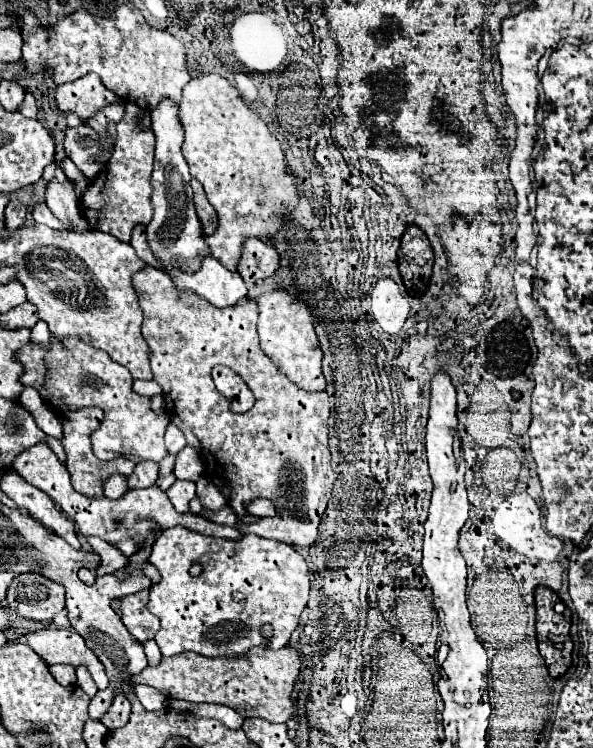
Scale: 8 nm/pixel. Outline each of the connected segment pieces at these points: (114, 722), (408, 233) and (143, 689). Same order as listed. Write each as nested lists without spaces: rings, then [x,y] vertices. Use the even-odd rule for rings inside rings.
[[[117,694],[113,706],[107,710],[107,714],[101,718],[101,722],[105,724],[107,730],[117,730],[117,728],[123,728],[127,724],[129,714],[131,714],[131,702]]]
[[[409,224],[401,236],[401,246],[397,254],[399,272],[405,288],[409,290],[411,296],[423,294],[429,284],[433,268],[433,250],[425,232],[419,226]]]
[[[141,684],[135,686],[135,694],[137,694],[139,702],[143,704],[143,708],[147,708],[147,710],[159,710],[165,706],[165,700],[167,700],[167,696],[163,696],[159,690],[155,690],[151,686],[141,686]]]

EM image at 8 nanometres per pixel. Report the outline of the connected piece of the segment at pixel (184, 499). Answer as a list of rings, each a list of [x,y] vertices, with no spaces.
[[[176,480],[168,489],[167,496],[180,514],[189,512],[189,500],[195,496],[195,482]]]

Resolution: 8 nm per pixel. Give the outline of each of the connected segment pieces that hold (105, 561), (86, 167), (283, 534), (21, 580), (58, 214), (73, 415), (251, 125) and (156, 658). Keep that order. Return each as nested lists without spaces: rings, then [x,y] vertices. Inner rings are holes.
[[[87,538],[87,542],[91,544],[91,548],[101,556],[101,568],[97,570],[97,574],[109,574],[109,570],[113,572],[115,568],[123,568],[127,566],[129,558],[123,556],[123,552],[117,552],[115,546],[107,544],[101,538]]]
[[[85,124],[75,126],[75,128],[67,128],[67,134],[65,134],[65,152],[75,162],[75,166],[87,178],[91,178],[91,180],[103,168],[101,164],[91,162],[91,156],[95,156],[99,152],[99,136],[97,136],[97,132],[93,128],[89,128]]]
[[[145,264],[143,270],[135,272],[133,280],[131,280],[137,296],[139,296],[139,304],[141,304],[141,310],[145,314],[143,318],[143,338],[145,342],[149,344],[149,360],[151,360],[151,370],[153,370],[153,380],[161,386],[163,390],[163,398],[165,398],[165,414],[169,416],[171,424],[175,424],[187,438],[187,446],[193,446],[199,450],[201,458],[205,460],[205,478],[209,478],[221,492],[223,496],[227,496],[227,504],[231,506],[233,512],[237,512],[237,520],[239,524],[235,524],[235,528],[243,534],[257,534],[257,536],[263,536],[263,538],[275,538],[275,540],[281,540],[281,542],[287,542],[291,546],[311,546],[315,540],[317,540],[317,526],[321,522],[321,516],[327,508],[327,502],[331,498],[331,490],[333,490],[333,482],[335,482],[335,474],[333,474],[333,468],[331,468],[331,454],[329,454],[329,446],[327,446],[327,418],[329,418],[329,396],[327,392],[303,392],[303,388],[299,388],[297,384],[291,384],[291,380],[287,380],[287,376],[283,376],[283,372],[279,372],[279,368],[275,368],[275,364],[271,364],[269,356],[261,350],[259,346],[259,334],[257,334],[257,318],[259,318],[259,310],[257,310],[257,304],[255,300],[251,298],[241,298],[237,304],[233,306],[227,306],[227,308],[213,308],[207,300],[203,300],[201,296],[193,294],[193,292],[175,292],[175,286],[171,282],[169,276],[165,276],[165,272],[153,268],[151,264]],[[251,364],[255,364],[255,368],[259,368],[259,372],[251,372]],[[213,366],[229,366],[233,368],[243,380],[247,380],[247,386],[253,390],[253,396],[255,396],[255,406],[249,410],[249,412],[243,412],[243,414],[235,414],[229,410],[227,406],[227,398],[223,394],[217,392],[215,384],[213,384],[213,378],[211,378],[211,368]],[[209,454],[215,458],[213,462],[209,462]],[[255,498],[265,498],[265,500],[271,500],[275,504],[275,510],[277,514],[273,518],[255,518],[255,522],[251,524],[245,524],[243,518],[251,516],[247,512],[247,504],[253,502]]]
[[[35,572],[19,574],[7,590],[7,604],[21,618],[49,622],[65,606],[65,588]]]
[[[53,178],[47,184],[47,192],[45,192],[45,202],[59,222],[71,224],[71,232],[79,232],[79,234],[89,232],[87,224],[83,224],[79,198],[75,196],[73,184],[69,178],[65,178],[65,182],[59,182],[57,178]]]
[[[79,408],[75,412],[63,410],[61,418],[63,418],[61,444],[63,444],[65,454],[67,454],[65,466],[71,474],[71,484],[79,494],[99,498],[99,496],[103,496],[103,480],[107,480],[107,476],[115,476],[115,474],[129,476],[133,472],[135,464],[127,458],[115,458],[111,462],[101,462],[99,458],[95,458],[95,454],[91,450],[91,432],[95,432],[95,428],[99,428],[99,424],[103,420],[103,410],[101,408]]]
[[[205,74],[205,76],[193,78],[193,80],[189,80],[189,82],[185,84],[185,88],[183,88],[183,98],[181,98],[181,104],[179,104],[179,122],[181,122],[183,132],[185,132],[183,148],[181,148],[181,150],[183,150],[183,156],[185,156],[187,164],[189,164],[191,176],[197,178],[197,180],[203,184],[205,194],[207,194],[207,200],[215,206],[215,210],[217,210],[217,214],[219,214],[219,228],[215,230],[215,234],[207,236],[207,244],[211,246],[213,256],[215,256],[225,268],[229,268],[229,270],[237,270],[237,262],[239,262],[239,256],[241,256],[241,242],[243,242],[247,236],[257,236],[259,240],[265,240],[265,242],[267,242],[269,236],[273,236],[273,234],[283,226],[281,216],[289,210],[289,206],[291,206],[289,202],[293,202],[293,198],[291,198],[291,200],[283,198],[283,188],[297,188],[297,186],[295,186],[295,176],[287,170],[287,162],[285,162],[285,156],[283,156],[283,150],[281,150],[279,140],[269,132],[267,124],[259,118],[259,114],[257,114],[255,110],[247,108],[247,104],[243,102],[239,90],[237,90],[235,86],[231,86],[231,84],[229,84],[223,76],[219,76],[219,74]]]
[[[154,639],[147,640],[147,642],[143,642],[142,644],[147,656],[148,665],[157,666],[160,663],[162,655]]]

